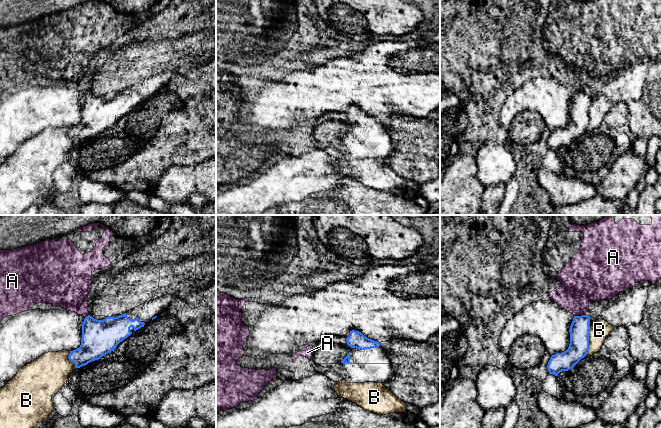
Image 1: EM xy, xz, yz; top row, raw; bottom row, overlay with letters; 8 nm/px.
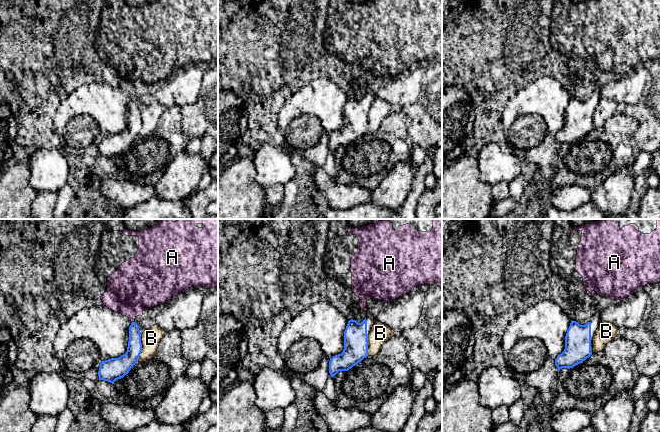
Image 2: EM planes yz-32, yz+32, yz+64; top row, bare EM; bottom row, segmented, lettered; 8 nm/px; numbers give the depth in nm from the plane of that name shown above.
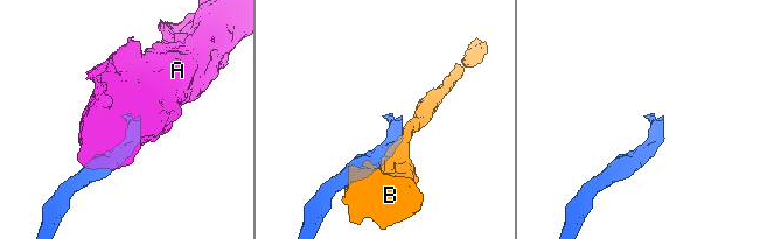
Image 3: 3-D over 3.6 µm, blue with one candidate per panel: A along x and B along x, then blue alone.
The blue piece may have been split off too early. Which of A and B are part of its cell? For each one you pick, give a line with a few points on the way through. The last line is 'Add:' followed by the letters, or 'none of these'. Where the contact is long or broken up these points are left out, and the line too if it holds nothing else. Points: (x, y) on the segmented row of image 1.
Add: none of these

